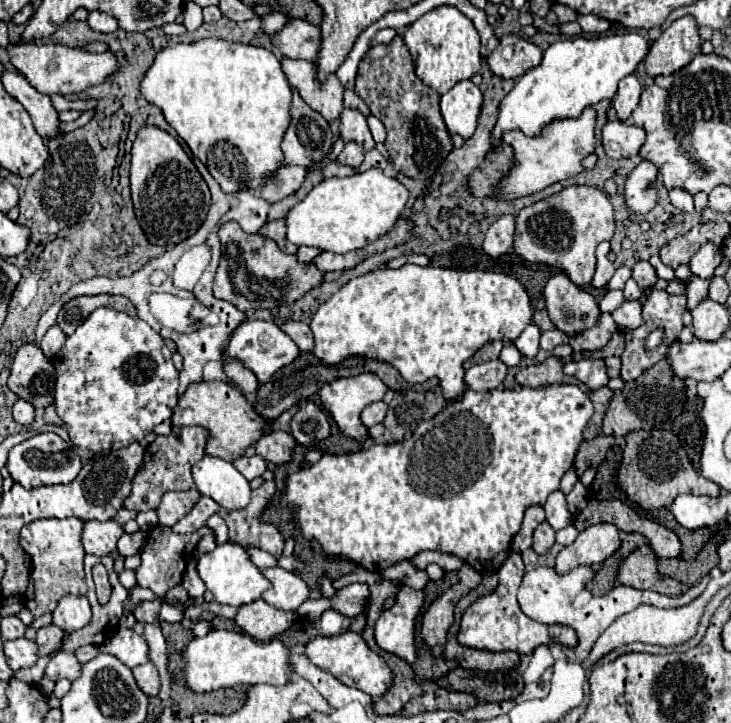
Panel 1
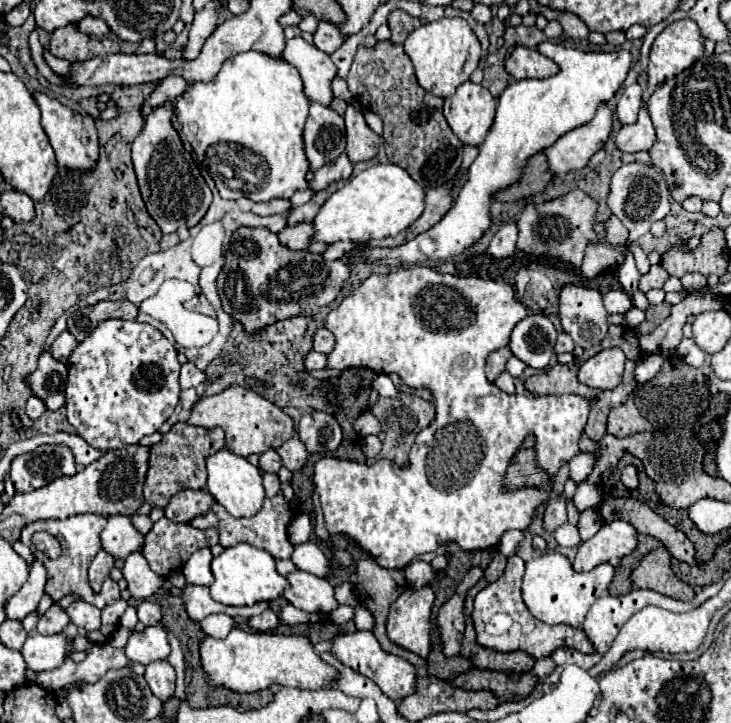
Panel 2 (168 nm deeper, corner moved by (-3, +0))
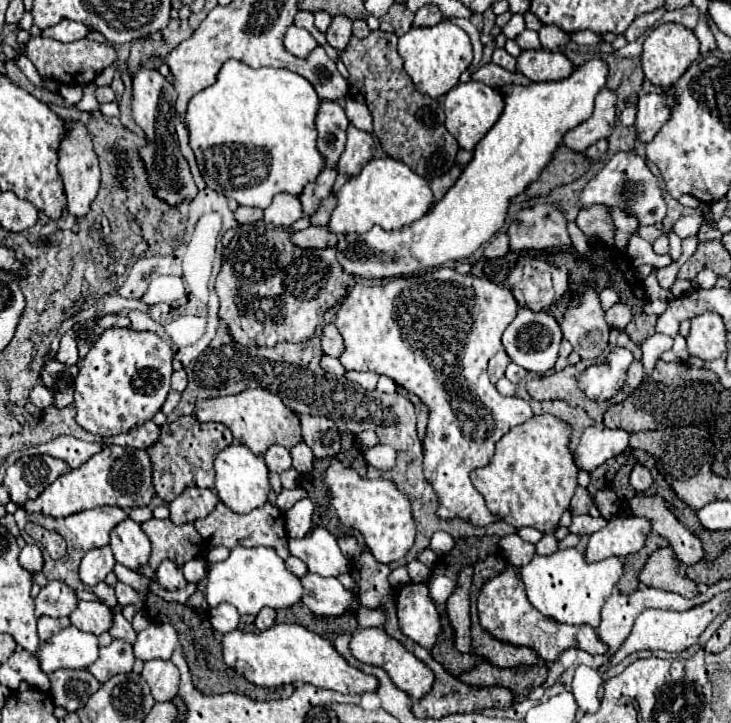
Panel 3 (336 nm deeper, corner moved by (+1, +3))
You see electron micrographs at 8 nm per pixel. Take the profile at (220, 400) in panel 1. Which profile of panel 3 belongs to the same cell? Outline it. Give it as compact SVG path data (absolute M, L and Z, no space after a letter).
M246 389L238 395L198 401L196 417L202 423L208 423L208 421L224 423L232 431L236 441L244 443L246 447L250 447L252 453L258 453L258 455L262 455L274 443L284 445L286 449L292 449L294 445L298 445L302 441L298 415L292 409L288 409L278 395L274 395L266 389Z

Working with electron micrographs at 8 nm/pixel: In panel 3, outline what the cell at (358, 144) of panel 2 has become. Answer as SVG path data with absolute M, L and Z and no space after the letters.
M350 125L346 133L348 133L348 141L338 161L338 173L346 173L354 177L374 157L374 139L370 133L360 131L354 125Z

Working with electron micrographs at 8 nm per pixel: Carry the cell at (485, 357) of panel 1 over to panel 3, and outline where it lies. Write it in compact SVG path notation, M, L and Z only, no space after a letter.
M500 349L500 351L490 359L490 363L488 363L488 375L490 375L492 383L496 383L500 377L504 377L504 371L506 371L508 363L510 363L510 357L506 355L504 349Z

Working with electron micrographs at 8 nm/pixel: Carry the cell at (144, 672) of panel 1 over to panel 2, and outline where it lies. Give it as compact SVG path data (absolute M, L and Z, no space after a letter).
M158 660L158 662L148 664L144 678L146 678L146 682L148 682L148 686L150 686L150 690L154 692L156 698L166 700L166 698L172 696L176 672L166 660Z

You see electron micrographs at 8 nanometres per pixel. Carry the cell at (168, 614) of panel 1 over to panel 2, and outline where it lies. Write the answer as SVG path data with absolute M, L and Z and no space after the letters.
M144 600L138 604L138 620L144 624L144 626L156 626L160 620L162 620L162 608L158 602L154 600Z

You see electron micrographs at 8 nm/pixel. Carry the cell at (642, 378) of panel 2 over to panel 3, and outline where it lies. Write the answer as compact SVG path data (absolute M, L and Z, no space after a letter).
M678 335L678 337L674 339L674 345L672 345L672 349L670 349L668 353L663 353L660 359L667 363L686 363L686 361L688 361L688 357L690 357L690 355L688 355L686 339Z

